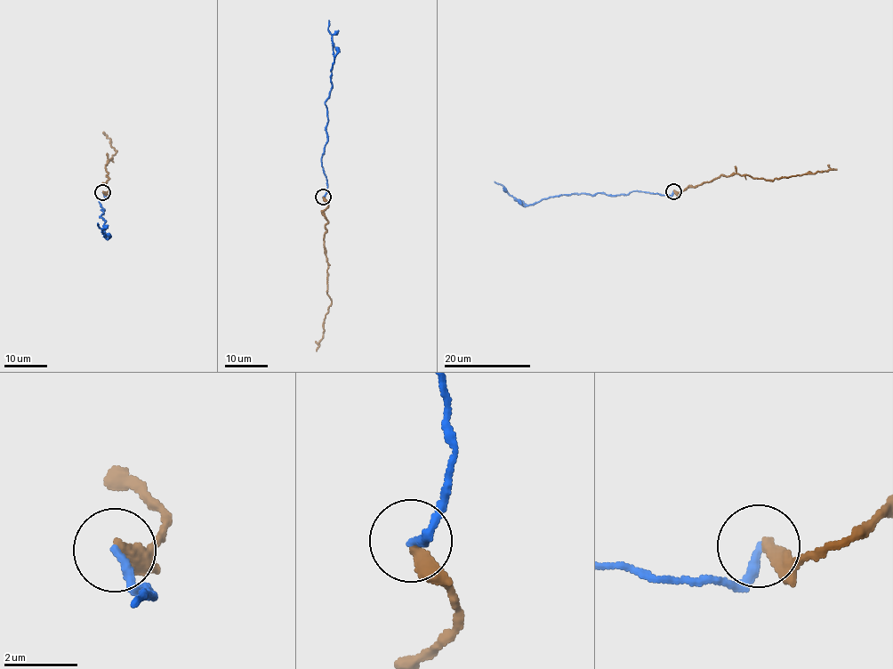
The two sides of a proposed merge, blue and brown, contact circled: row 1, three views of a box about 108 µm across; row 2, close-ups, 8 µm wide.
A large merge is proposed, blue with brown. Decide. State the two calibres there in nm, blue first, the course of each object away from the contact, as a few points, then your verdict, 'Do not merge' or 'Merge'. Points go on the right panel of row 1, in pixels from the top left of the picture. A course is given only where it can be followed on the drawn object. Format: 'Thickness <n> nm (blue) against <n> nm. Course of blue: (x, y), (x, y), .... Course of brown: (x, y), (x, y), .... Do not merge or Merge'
Thickness 240 nm (blue) against 400 nm. Course of blue: (673, 190), (670, 196), (641, 191), (615, 195), (561, 194), (532, 204), (523, 204), (494, 181). Course of brown: (673, 190), (680, 192), (720, 175), (750, 174), (773, 180), (836, 169). Merge

